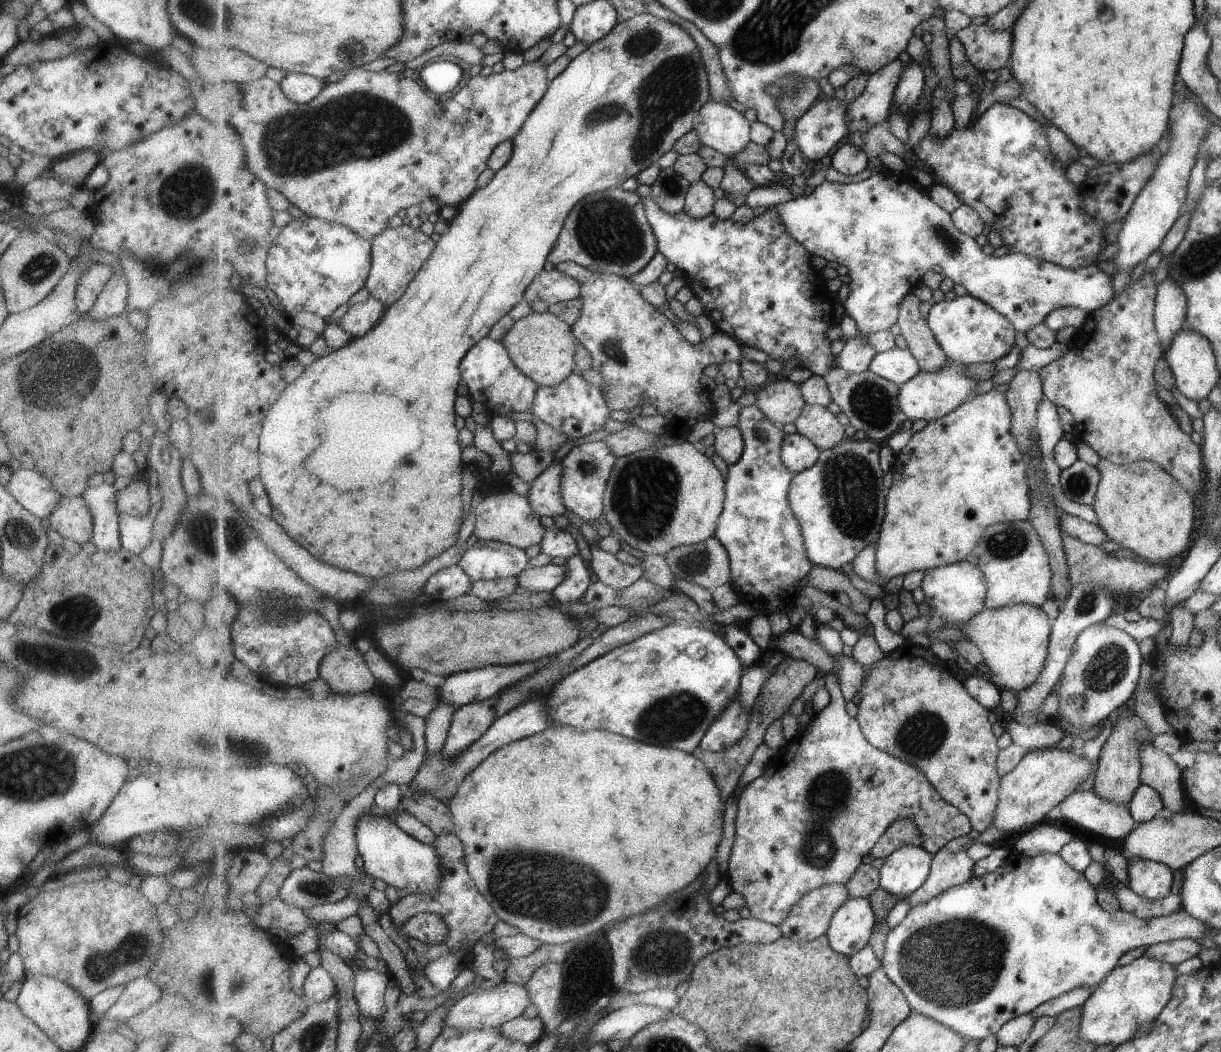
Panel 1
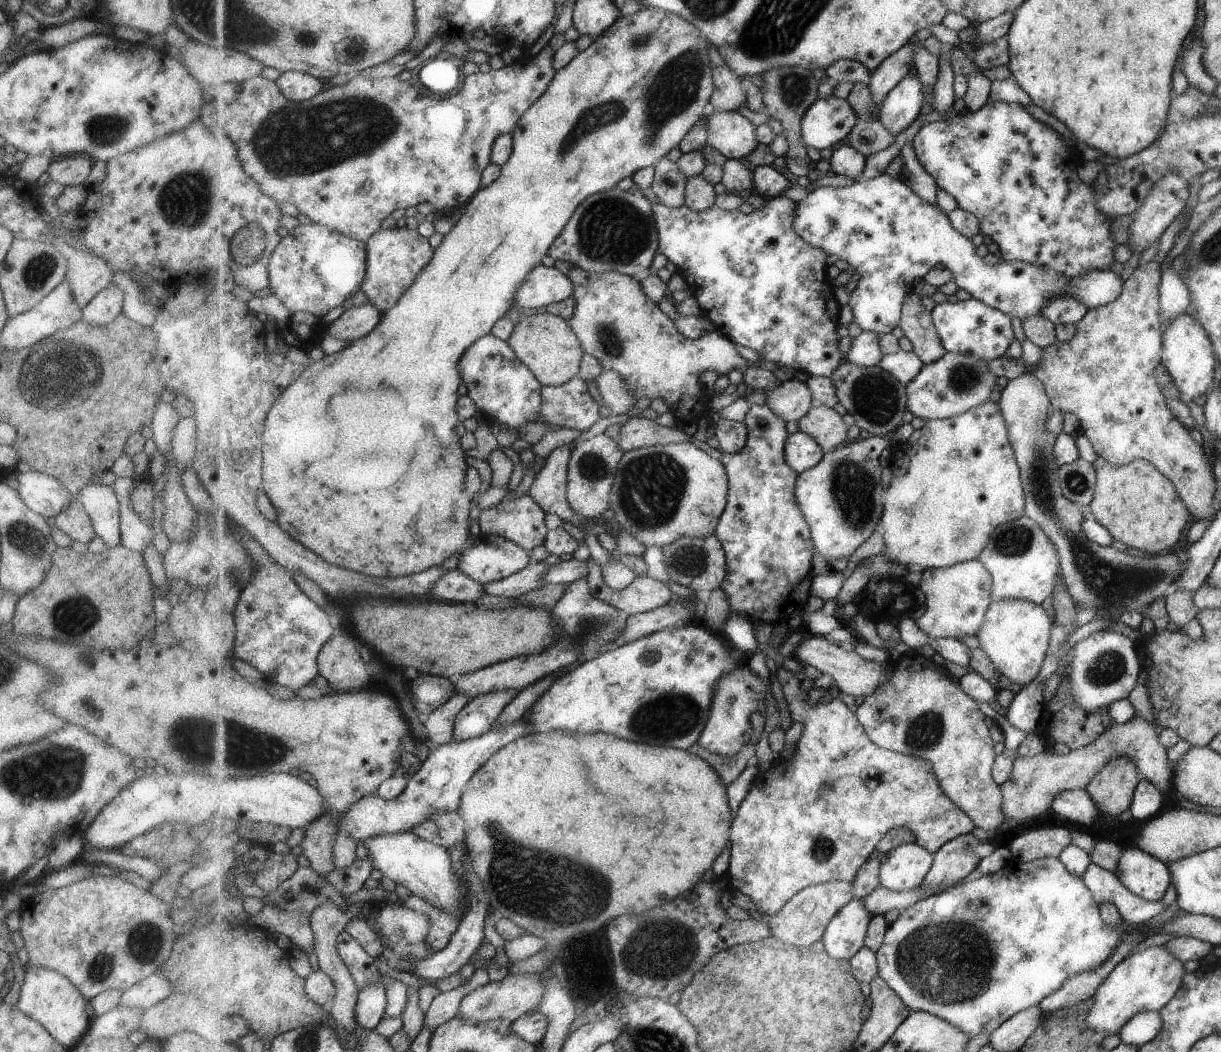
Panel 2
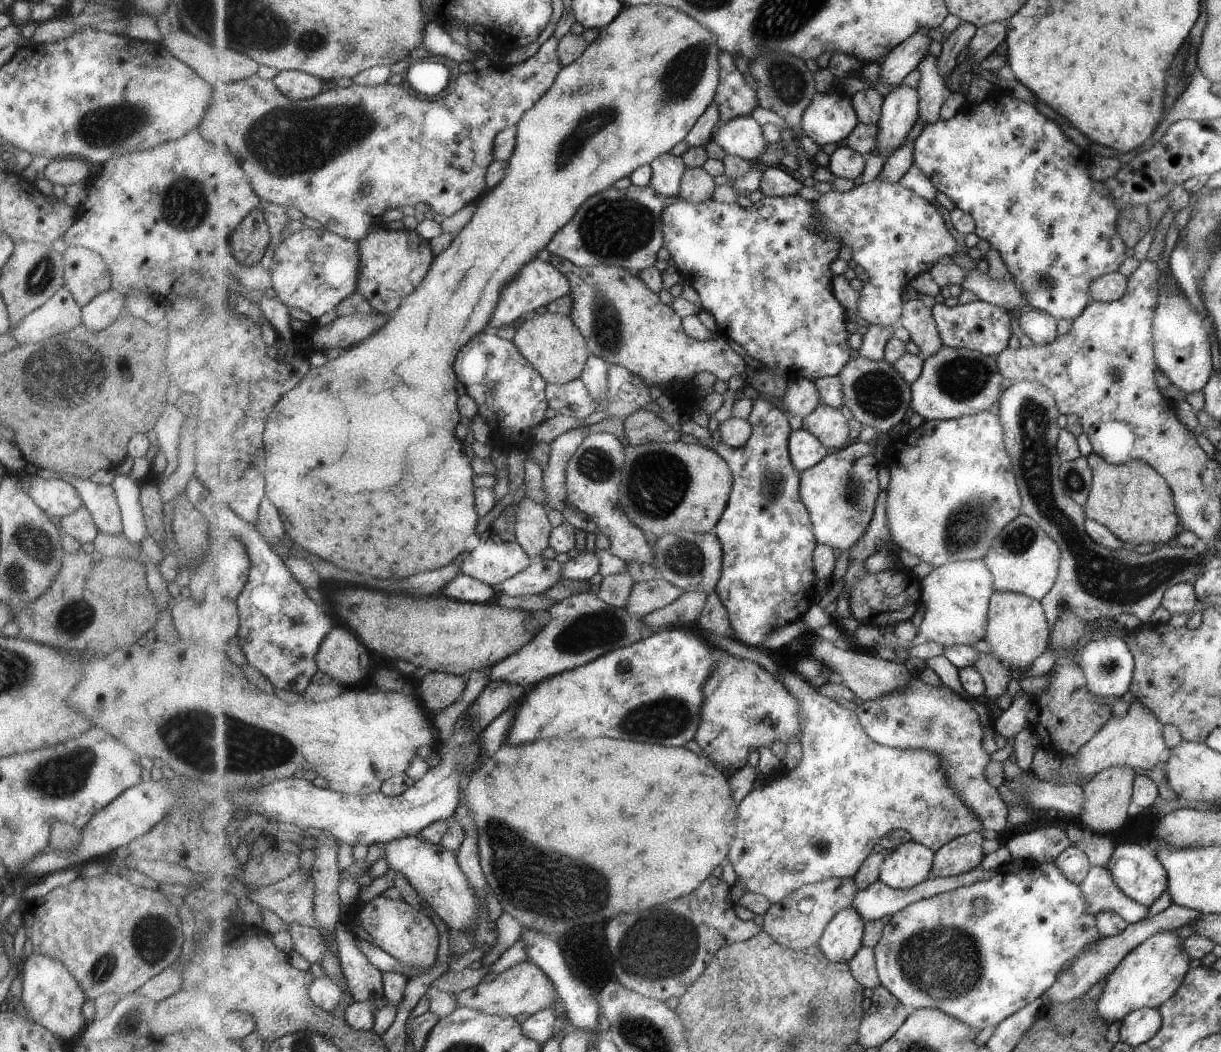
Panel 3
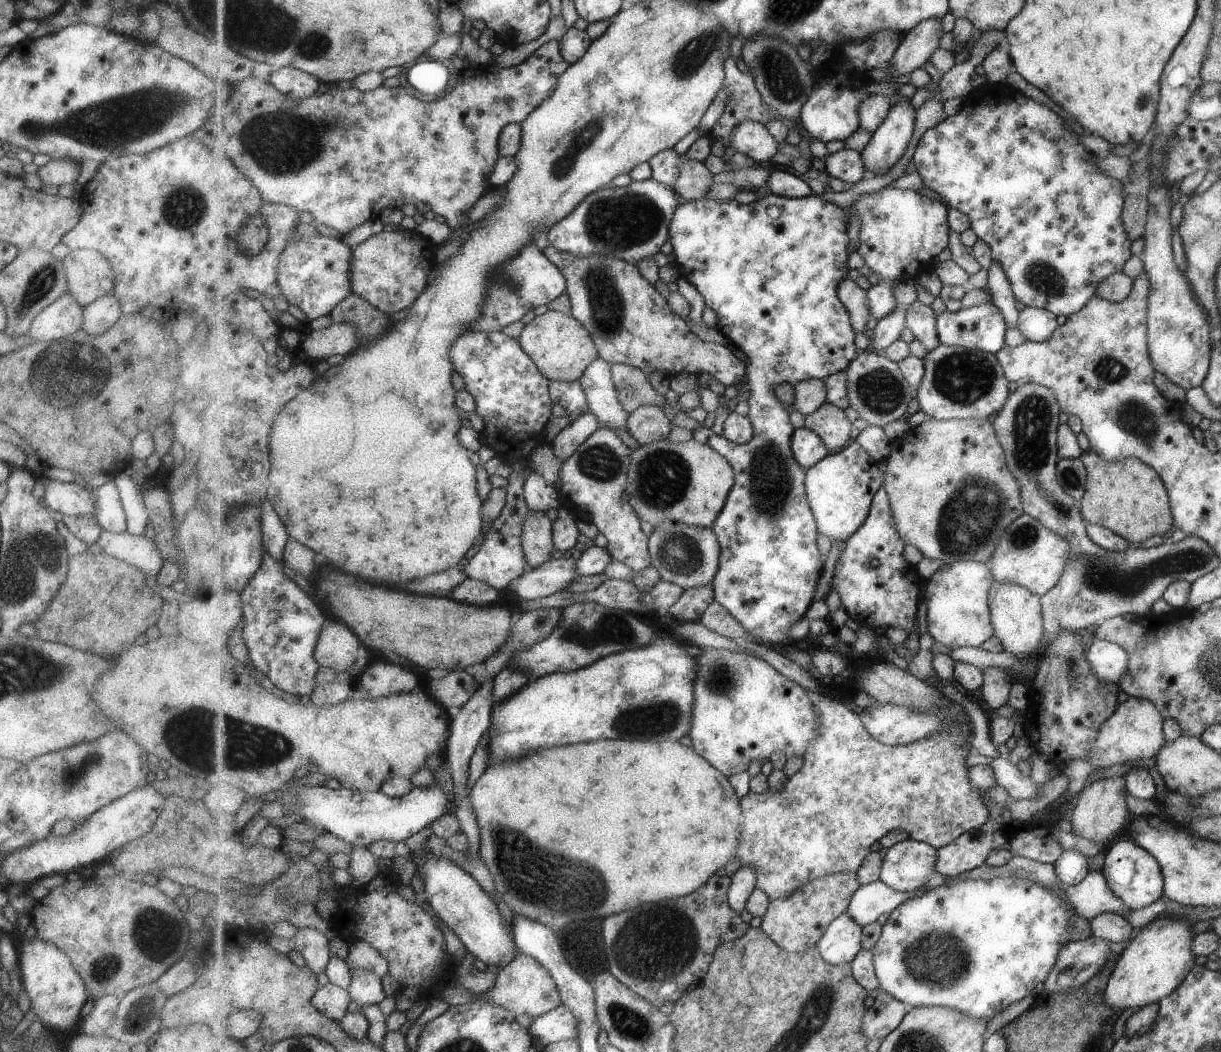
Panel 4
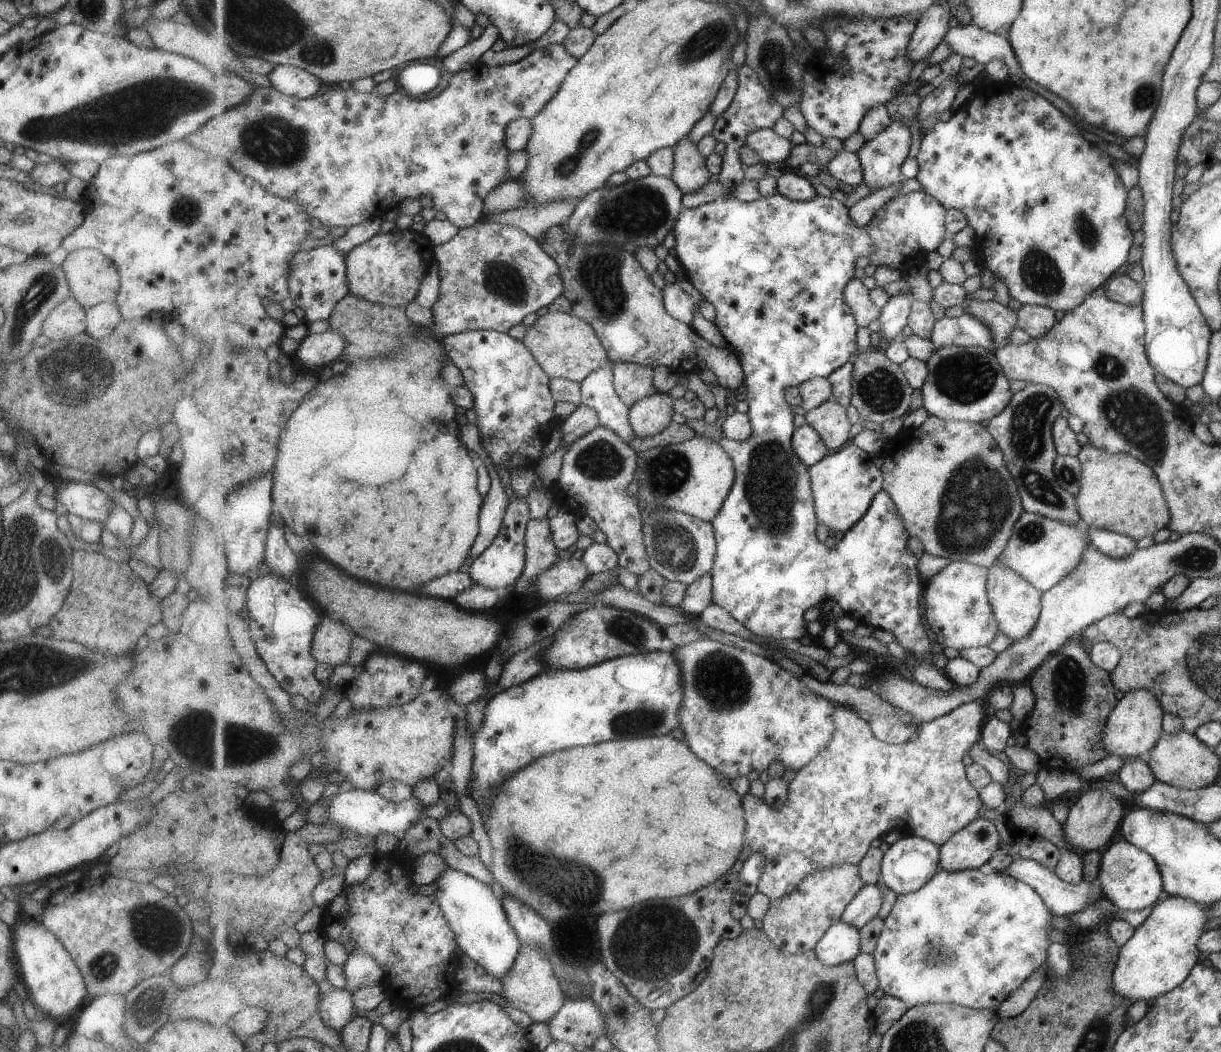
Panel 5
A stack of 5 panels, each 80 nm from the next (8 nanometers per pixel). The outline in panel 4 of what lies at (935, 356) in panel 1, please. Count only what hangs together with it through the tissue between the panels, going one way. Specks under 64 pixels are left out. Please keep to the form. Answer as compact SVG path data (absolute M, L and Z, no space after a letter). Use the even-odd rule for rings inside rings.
M918 298L908 305L907 328L913 332L929 351L937 348L942 342L939 340L938 315L931 306L923 304Z

